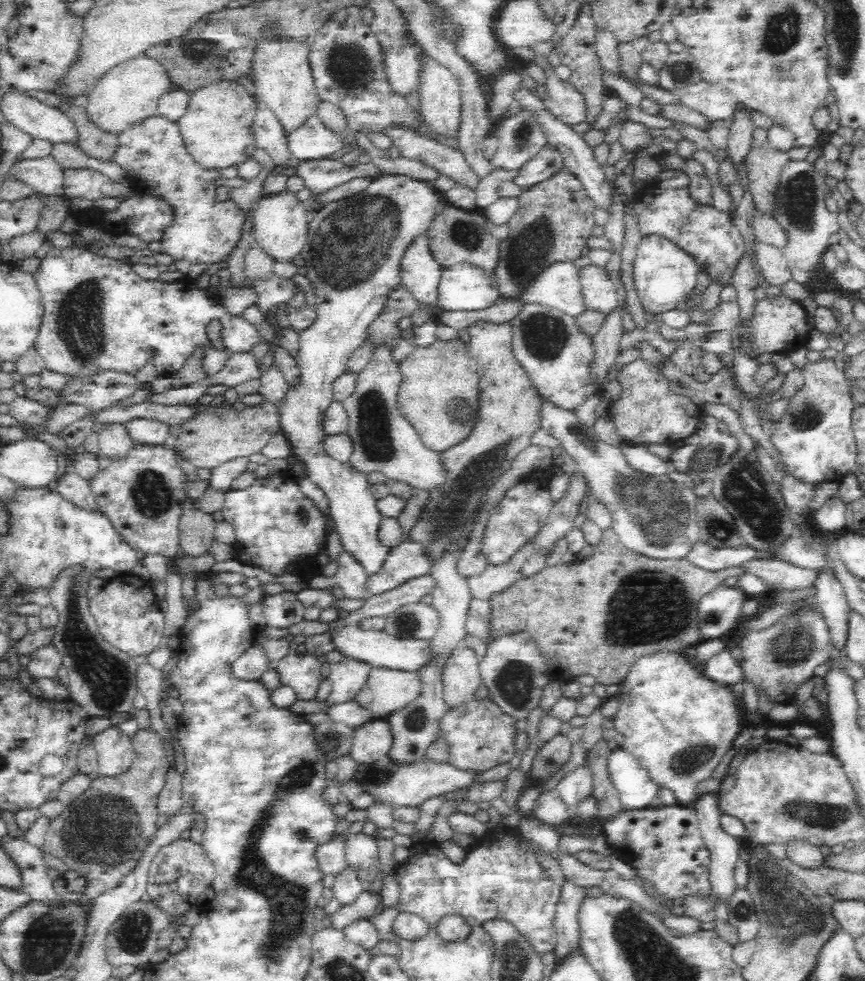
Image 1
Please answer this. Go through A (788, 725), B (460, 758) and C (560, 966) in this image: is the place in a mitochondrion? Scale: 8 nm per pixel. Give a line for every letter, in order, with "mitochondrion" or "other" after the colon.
A: other
B: other
C: other

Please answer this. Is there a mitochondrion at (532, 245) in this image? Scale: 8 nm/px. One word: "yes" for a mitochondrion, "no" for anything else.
yes

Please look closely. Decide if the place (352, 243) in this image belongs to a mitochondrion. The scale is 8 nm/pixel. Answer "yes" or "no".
yes

